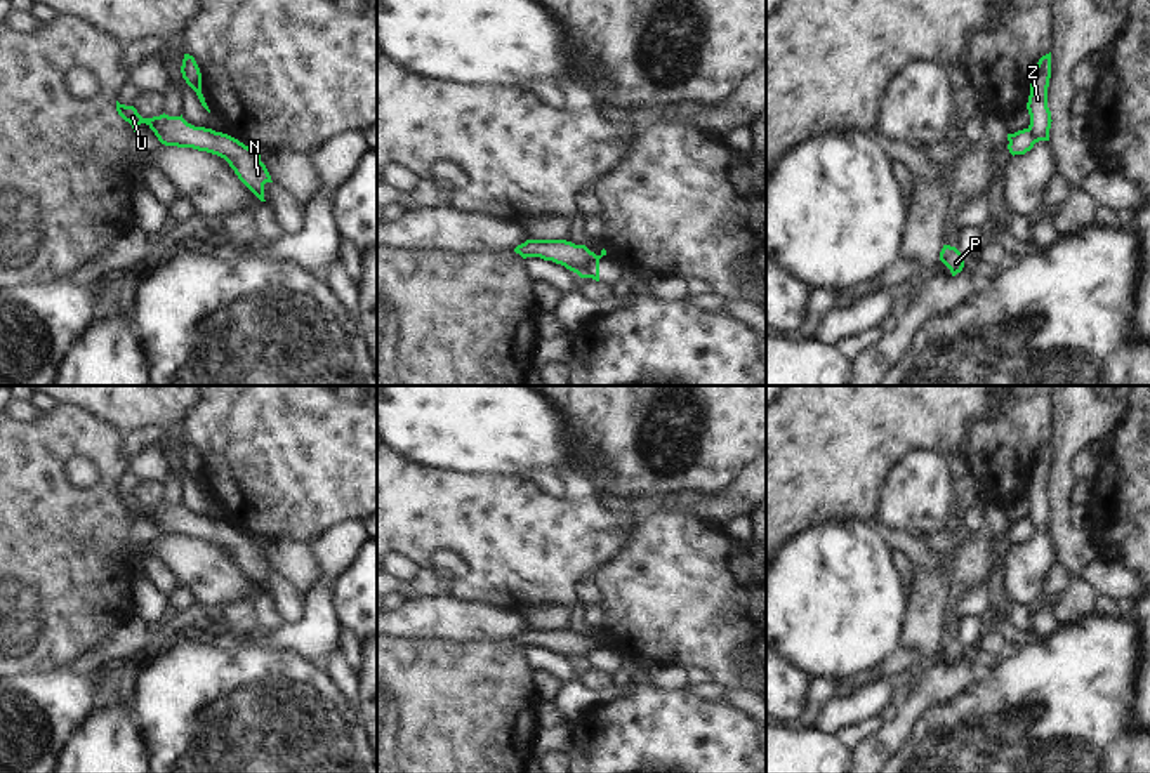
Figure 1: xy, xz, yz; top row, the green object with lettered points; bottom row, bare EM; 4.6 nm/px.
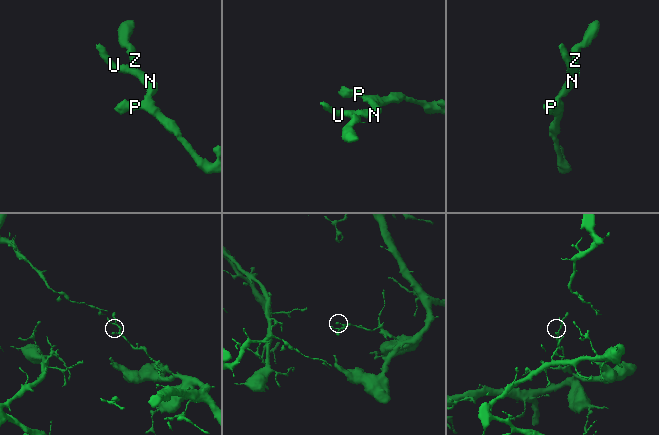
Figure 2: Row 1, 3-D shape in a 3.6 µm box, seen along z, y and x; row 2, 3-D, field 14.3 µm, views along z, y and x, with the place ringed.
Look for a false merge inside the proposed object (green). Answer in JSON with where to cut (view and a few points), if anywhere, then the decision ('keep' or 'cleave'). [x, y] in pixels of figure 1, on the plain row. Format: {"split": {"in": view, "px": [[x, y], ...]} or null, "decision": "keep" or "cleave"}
{"split": {"in": "xz", "px": [[598, 647], [593, 647], [579, 664]]}, "decision": "cleave"}

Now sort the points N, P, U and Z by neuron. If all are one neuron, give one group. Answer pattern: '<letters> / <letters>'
N P U / Z

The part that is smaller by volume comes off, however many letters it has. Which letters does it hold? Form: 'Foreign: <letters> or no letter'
Foreign: Z

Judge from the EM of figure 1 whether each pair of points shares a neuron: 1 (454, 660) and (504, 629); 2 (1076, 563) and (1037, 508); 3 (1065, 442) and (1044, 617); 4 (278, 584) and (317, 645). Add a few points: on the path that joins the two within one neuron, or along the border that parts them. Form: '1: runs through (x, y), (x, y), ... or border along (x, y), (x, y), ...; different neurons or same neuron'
1: border along (513, 638), (445, 640); different neurons
2: border along (1051, 509), (1050, 539), (1058, 561); different neurons
3: border along (1050, 610), (1060, 626); different neurons
4: border along (304, 598), (304, 614), (294, 622), (284, 624); different neurons

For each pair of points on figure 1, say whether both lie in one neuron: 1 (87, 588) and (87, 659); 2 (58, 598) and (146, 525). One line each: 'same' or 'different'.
1: different
2: different

